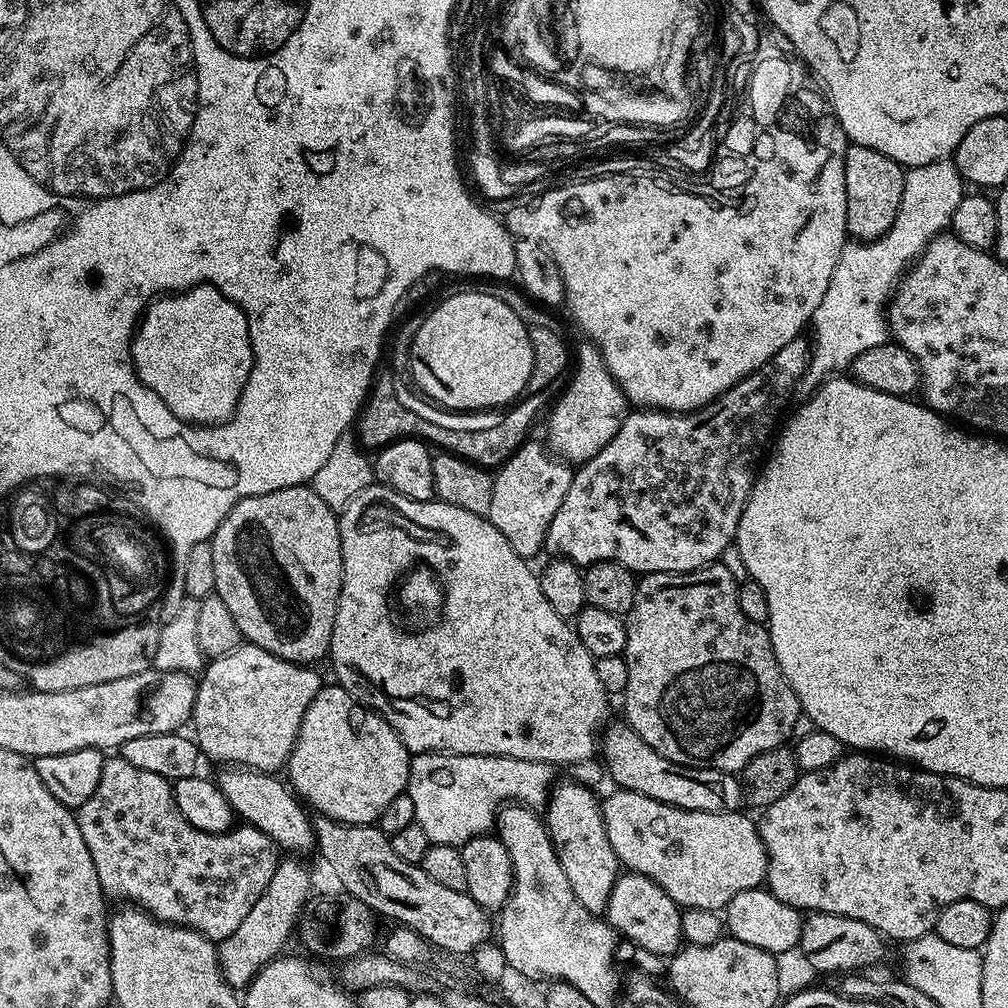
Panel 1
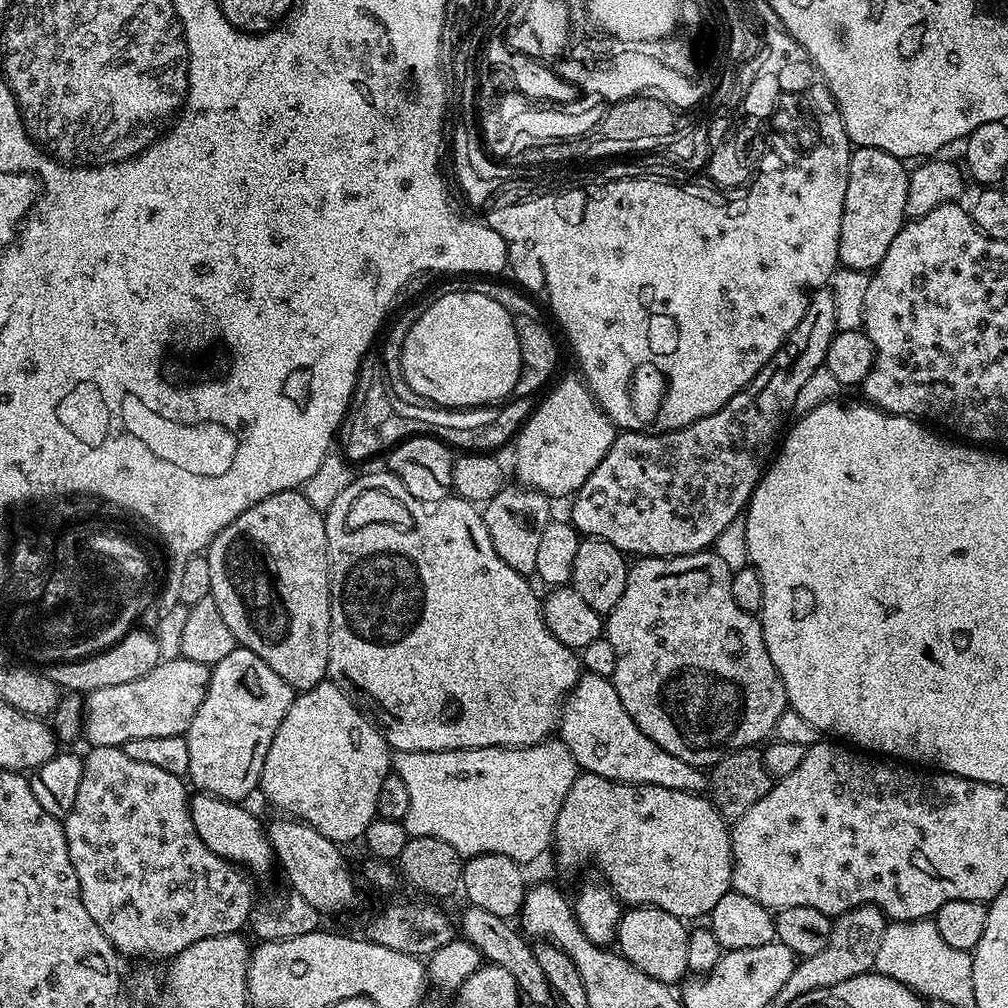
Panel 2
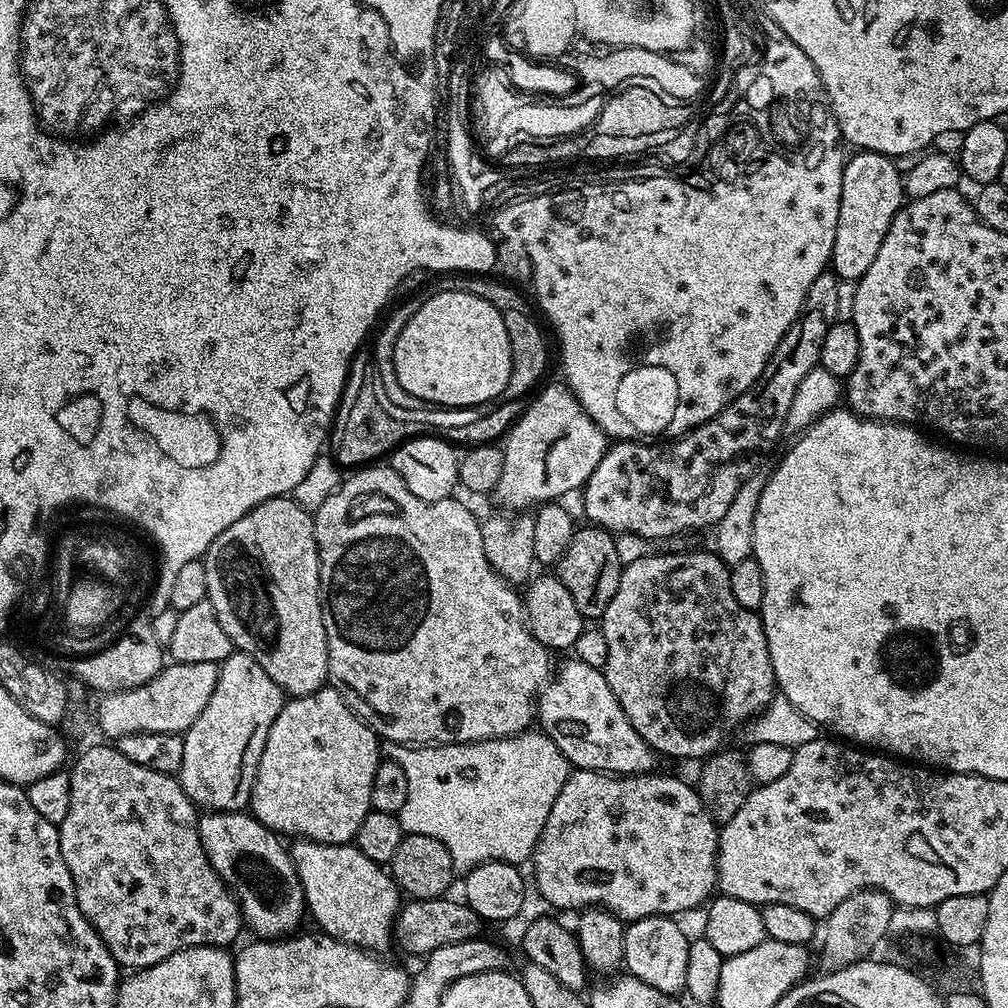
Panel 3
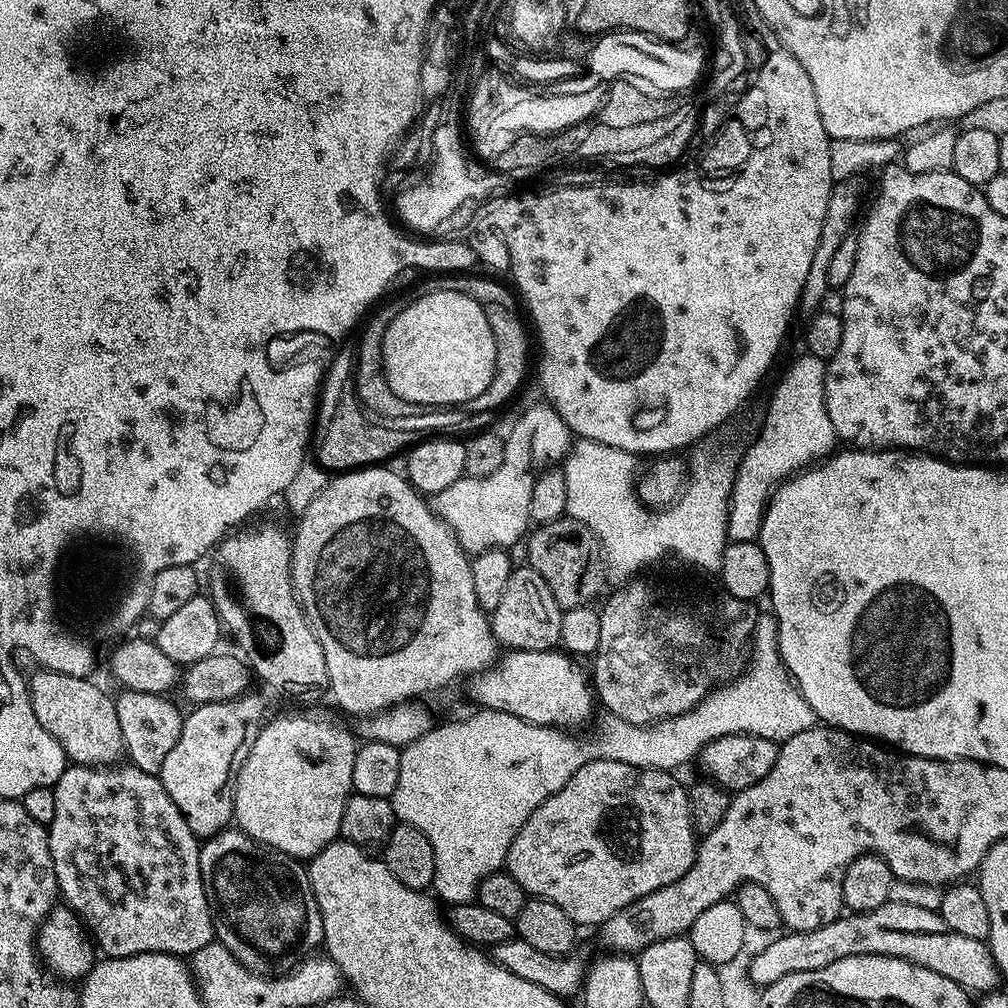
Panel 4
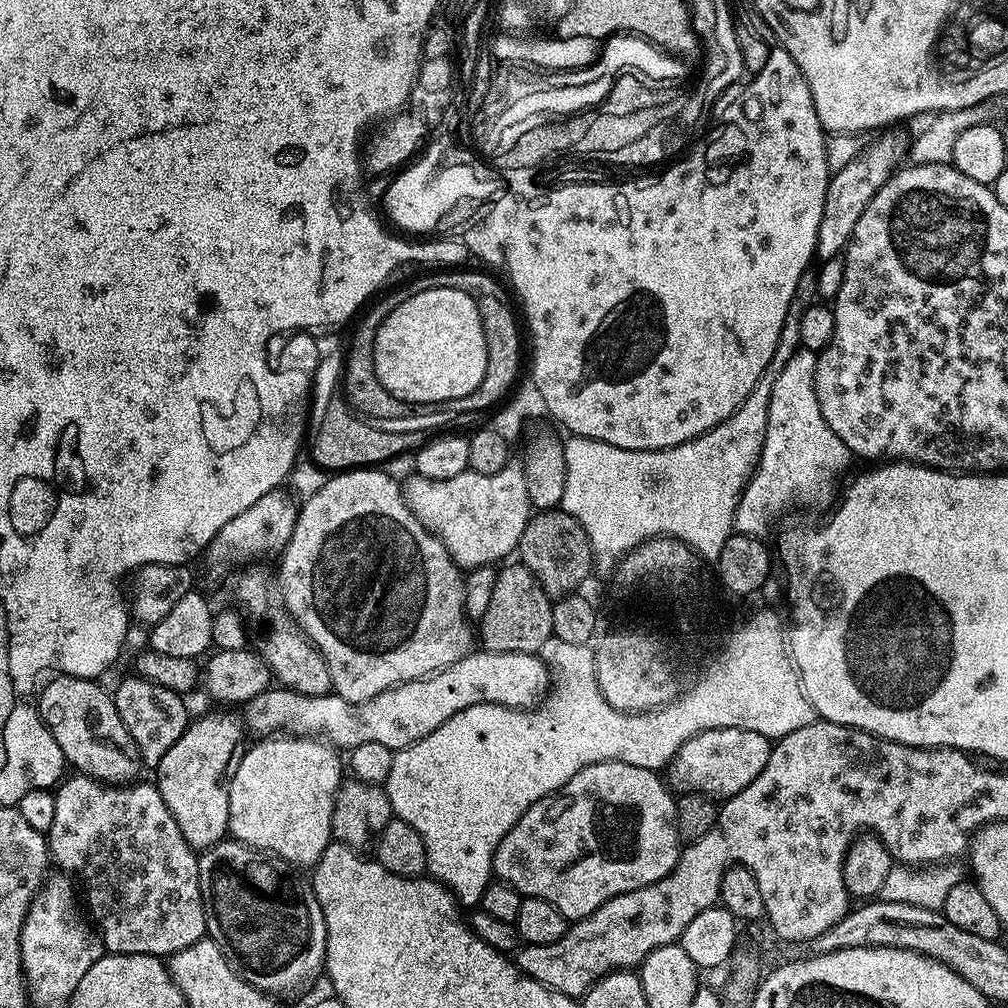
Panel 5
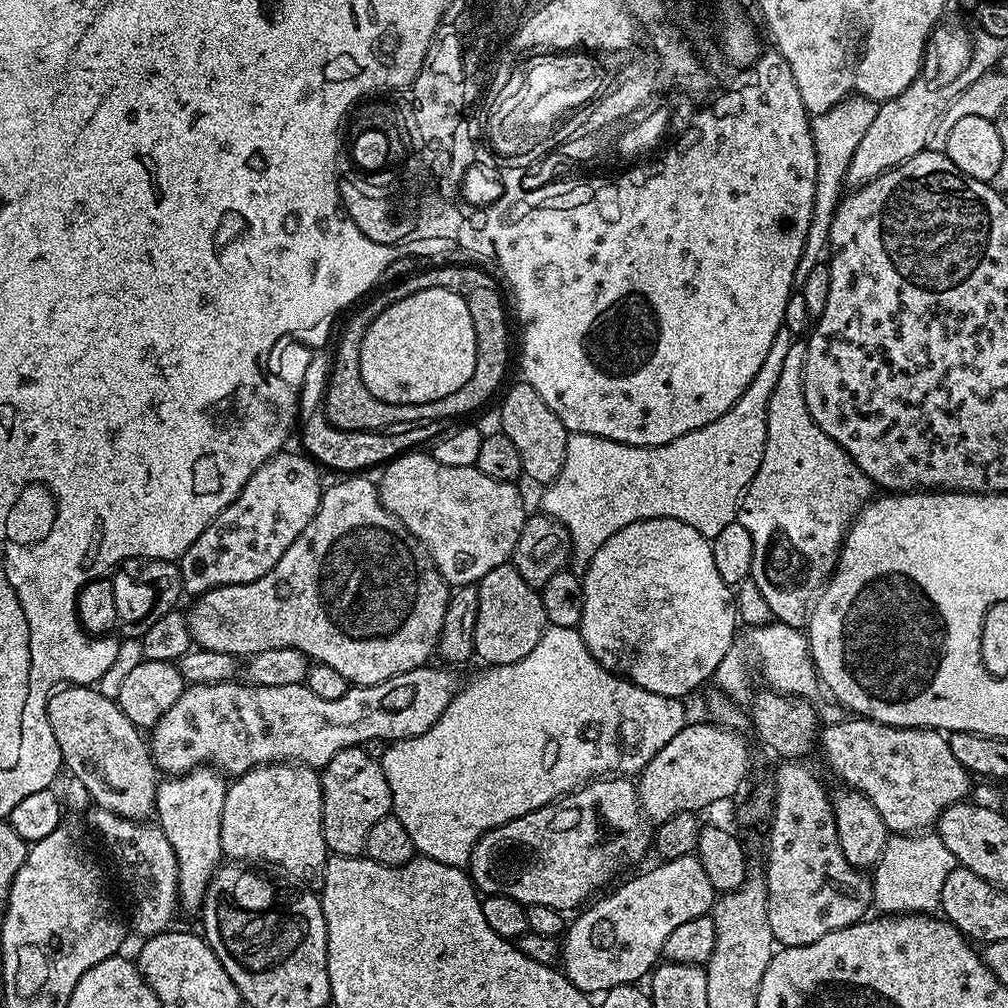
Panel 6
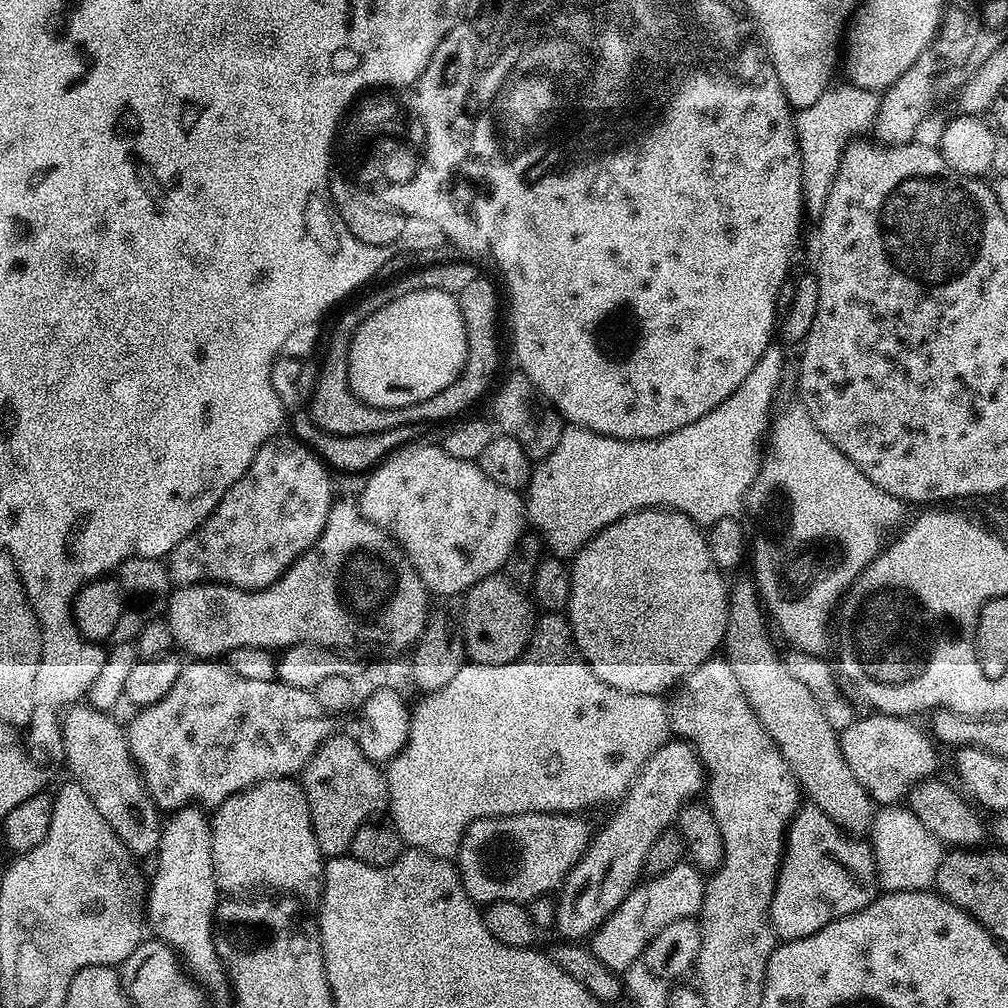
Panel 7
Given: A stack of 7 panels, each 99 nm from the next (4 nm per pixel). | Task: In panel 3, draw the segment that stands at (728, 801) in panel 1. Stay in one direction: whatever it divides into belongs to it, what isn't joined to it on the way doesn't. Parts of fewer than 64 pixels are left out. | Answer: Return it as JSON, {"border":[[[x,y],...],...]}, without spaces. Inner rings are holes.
{"border":[[[569,658],[557,672],[555,669],[554,677],[539,689],[534,712],[538,717],[538,724],[540,720],[539,727],[543,734],[554,741],[573,769],[588,768],[592,772],[604,771],[613,774],[648,774],[653,771],[653,749],[640,737],[638,730],[630,726],[630,718],[626,718],[618,698],[614,698],[614,690],[610,690],[610,682],[606,682],[601,669],[586,666],[586,662]]]}

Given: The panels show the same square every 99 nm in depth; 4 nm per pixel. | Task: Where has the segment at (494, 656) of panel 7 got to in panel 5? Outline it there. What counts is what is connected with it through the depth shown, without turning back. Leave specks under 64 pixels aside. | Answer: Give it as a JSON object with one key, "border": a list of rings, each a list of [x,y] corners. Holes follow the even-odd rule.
{"border":[[[507,564],[497,571],[490,606],[486,606],[486,614],[478,622],[479,643],[481,640],[489,652],[539,653],[541,646],[552,637],[553,601],[524,564]]]}

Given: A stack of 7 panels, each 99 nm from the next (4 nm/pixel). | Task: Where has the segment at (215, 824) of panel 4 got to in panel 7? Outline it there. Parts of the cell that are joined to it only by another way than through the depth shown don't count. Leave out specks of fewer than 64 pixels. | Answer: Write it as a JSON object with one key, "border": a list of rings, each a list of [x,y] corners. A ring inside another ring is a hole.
{"border":[[[199,806],[180,808],[163,821],[160,850],[155,853],[156,873],[146,888],[146,920],[155,939],[171,945],[185,969],[201,988],[224,1004],[230,1000],[228,973],[216,949],[214,913],[218,885],[212,853],[210,816]]]}

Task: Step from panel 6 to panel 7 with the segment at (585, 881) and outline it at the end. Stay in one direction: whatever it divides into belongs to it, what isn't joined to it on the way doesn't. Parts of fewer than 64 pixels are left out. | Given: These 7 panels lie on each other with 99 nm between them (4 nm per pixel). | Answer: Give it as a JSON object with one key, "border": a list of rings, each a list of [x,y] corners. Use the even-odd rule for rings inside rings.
{"border":[[[523,812],[476,820],[464,832],[458,853],[458,867],[466,894],[470,894],[475,904],[487,906],[494,902],[528,904],[540,896],[555,893],[592,841],[594,828],[584,819],[583,815],[567,812]]]}

